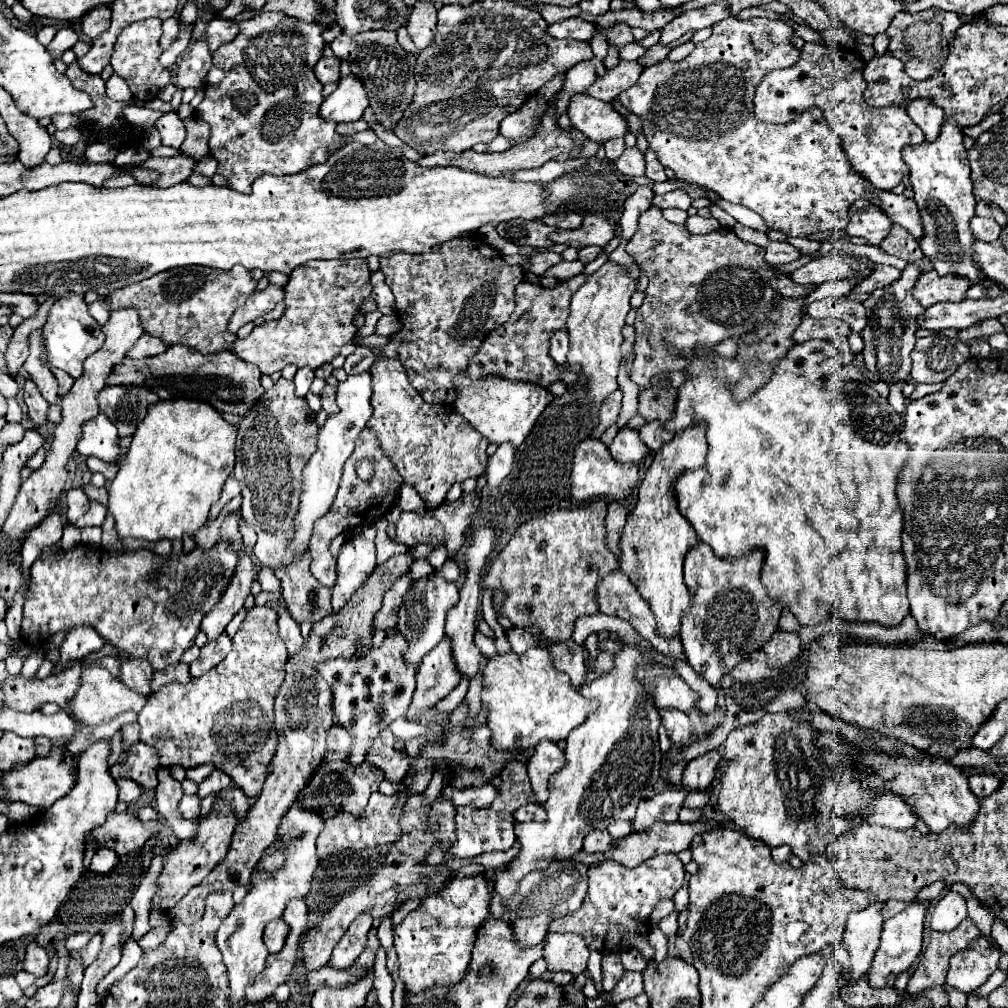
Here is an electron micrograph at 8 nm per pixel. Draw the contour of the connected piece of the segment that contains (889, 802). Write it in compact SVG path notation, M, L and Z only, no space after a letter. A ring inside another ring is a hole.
M882 796L880 800L874 802L874 806L866 810L866 814L868 824L880 824L898 830L914 828L916 822L920 820L916 818L916 812L912 812L912 808L908 808L908 804L900 800L900 796Z

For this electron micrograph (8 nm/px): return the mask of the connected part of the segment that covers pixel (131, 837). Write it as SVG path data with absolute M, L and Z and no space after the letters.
M110 812L108 820L100 826L88 832L86 846L94 844L96 848L110 848L116 854L126 854L130 850L136 850L144 846L144 842L160 832L160 822L144 824L128 814L128 812Z

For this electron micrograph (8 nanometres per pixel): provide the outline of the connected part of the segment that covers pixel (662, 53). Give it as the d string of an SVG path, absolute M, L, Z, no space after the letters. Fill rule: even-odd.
M655 44L638 60L638 63L643 67L650 67L664 60L670 51L671 48L669 45Z

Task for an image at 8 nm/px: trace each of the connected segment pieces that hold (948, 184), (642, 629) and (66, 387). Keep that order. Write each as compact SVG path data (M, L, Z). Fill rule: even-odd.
M944 120L942 132L934 142L922 142L920 146L904 148L904 162L910 168L910 182L914 190L914 200L922 214L924 234L920 238L920 248L924 256L940 274L968 276L972 284L982 278L980 266L972 260L974 236L968 228L974 216L974 194L970 182L970 168L966 162L966 148L962 144L962 132L954 120Z
M620 568L616 572L610 572L600 584L598 584L598 602L600 602L600 612L602 614L610 614L610 616L620 616L624 620L628 620L658 652L672 656L672 658L680 658L684 660L684 650L682 650L682 642L678 638L674 640L664 640L662 636L656 634L656 622L654 616L648 608L648 602L640 596L640 592L636 590L636 586L632 584L632 580L628 580L624 576L624 572L620 572Z
M50 368L50 370L54 372L54 376L56 376L56 380L58 380L58 396L62 398L64 394L70 392L70 388L72 388L72 384L74 384L74 378L70 378L66 372L56 370L56 368Z

